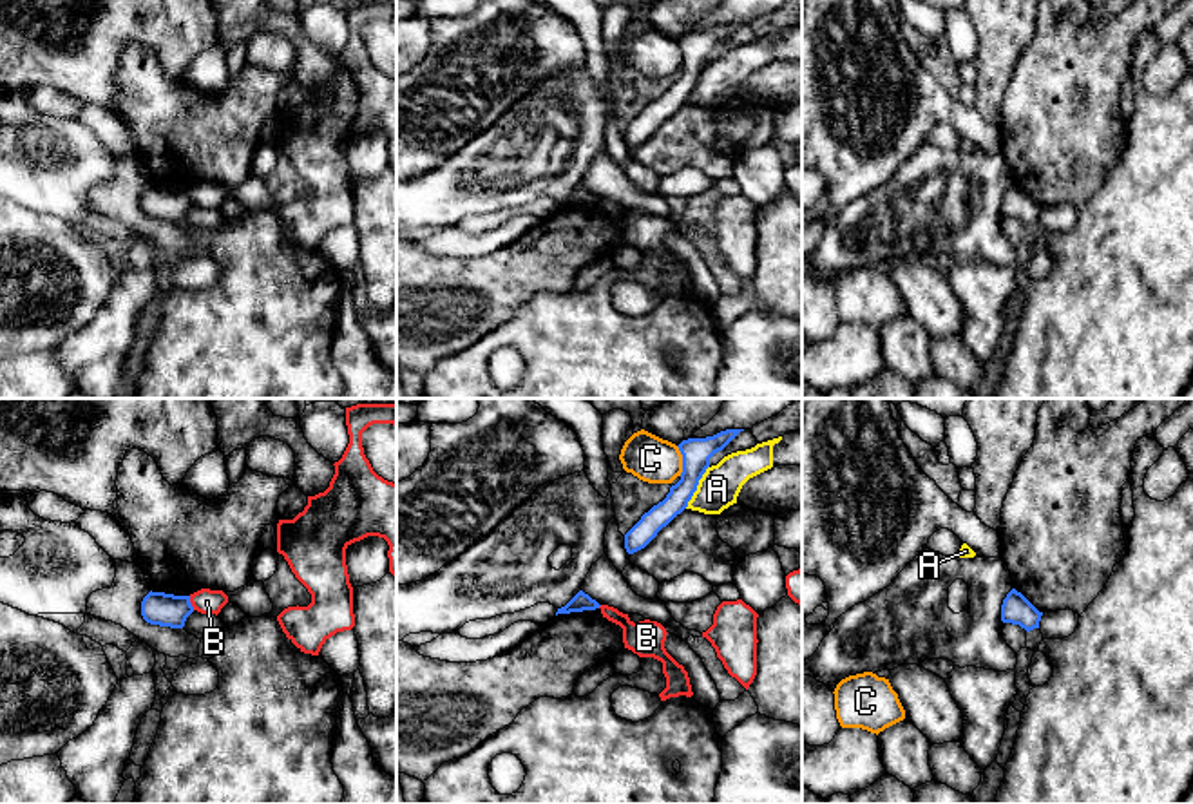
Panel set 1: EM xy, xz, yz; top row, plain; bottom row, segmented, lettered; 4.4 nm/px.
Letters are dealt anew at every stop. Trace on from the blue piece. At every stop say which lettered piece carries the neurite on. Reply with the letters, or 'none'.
none

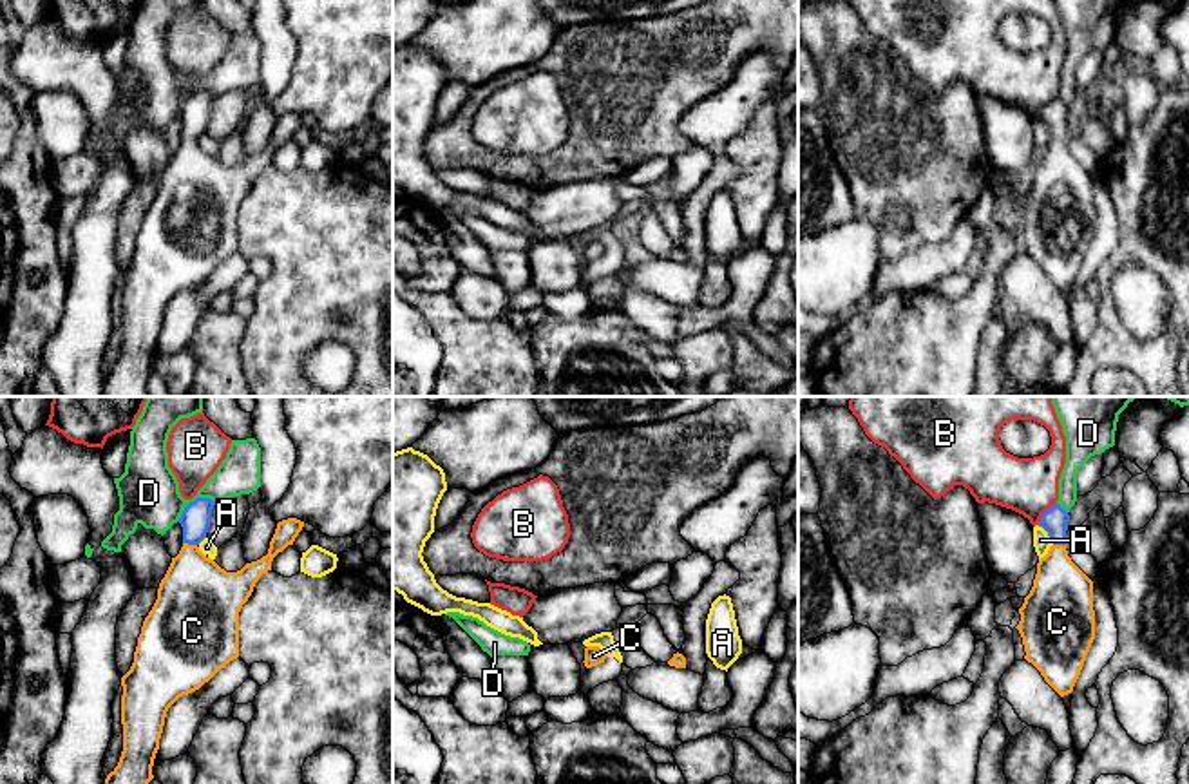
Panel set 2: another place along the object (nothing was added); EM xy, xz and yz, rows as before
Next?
C

